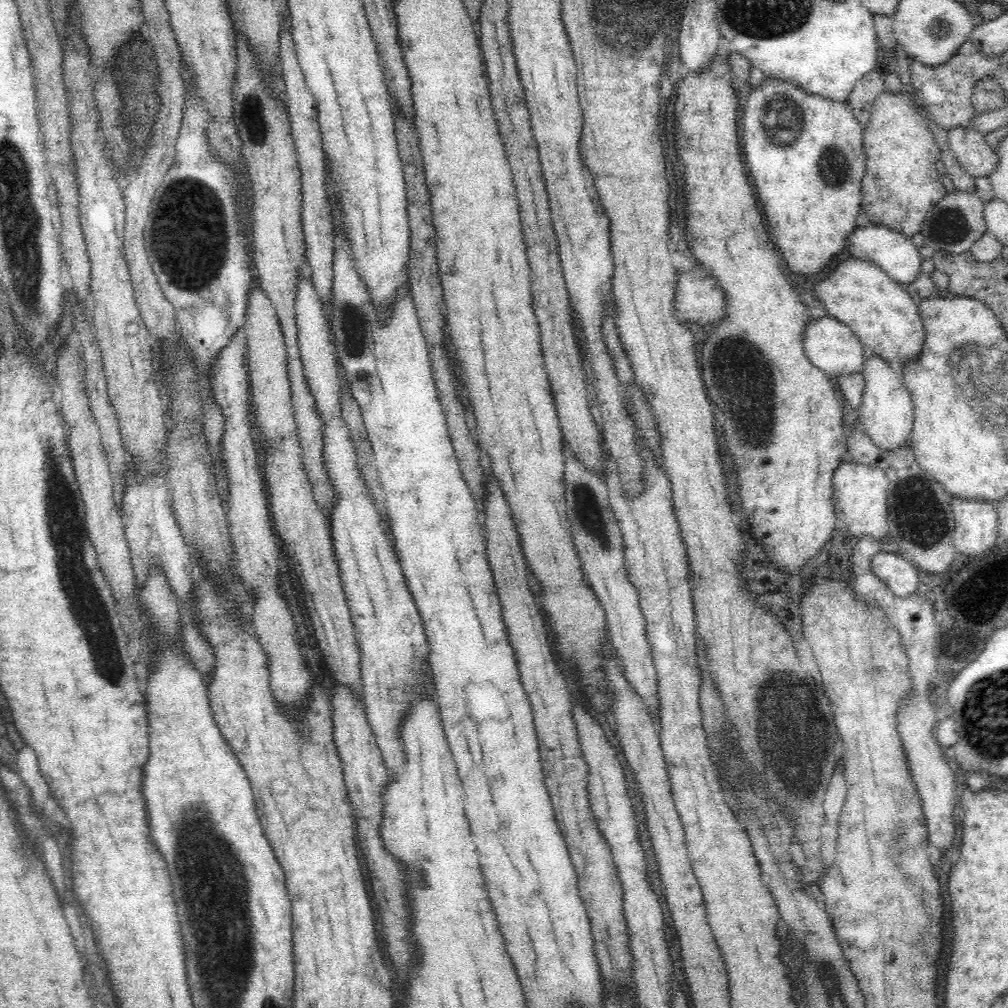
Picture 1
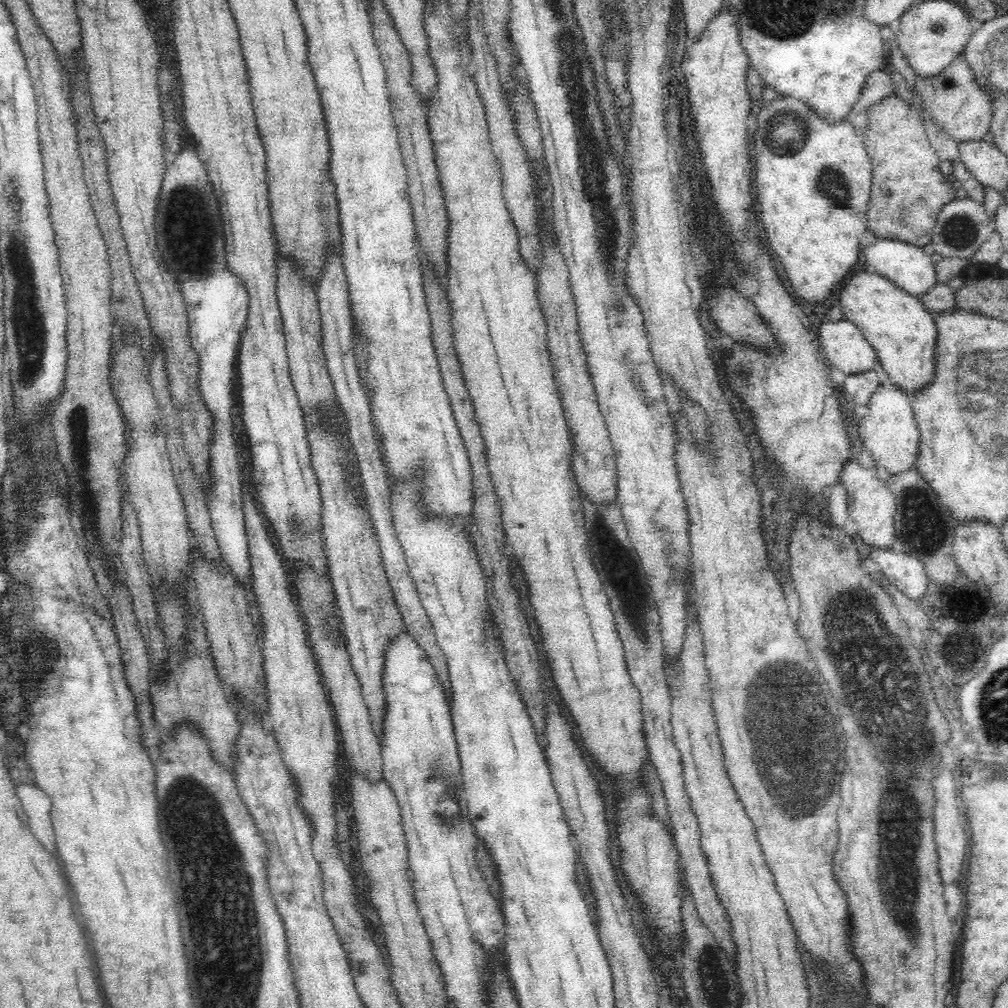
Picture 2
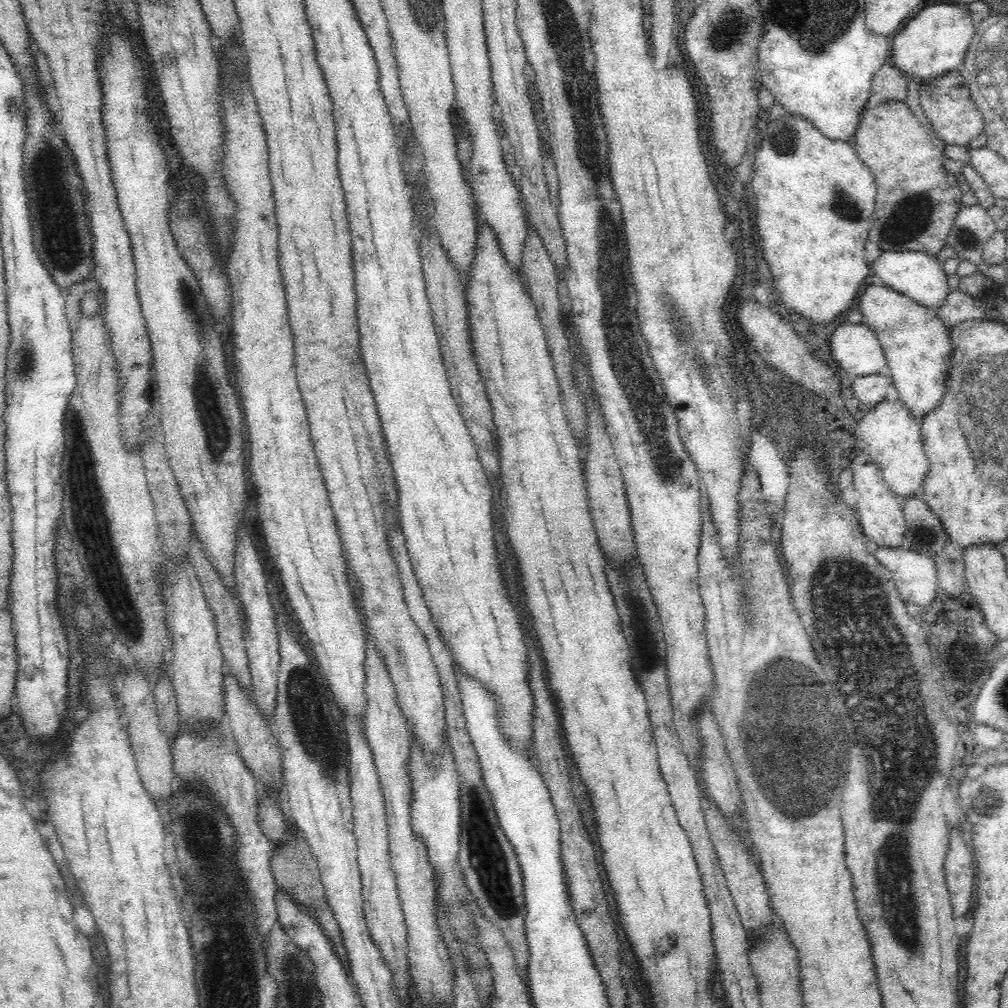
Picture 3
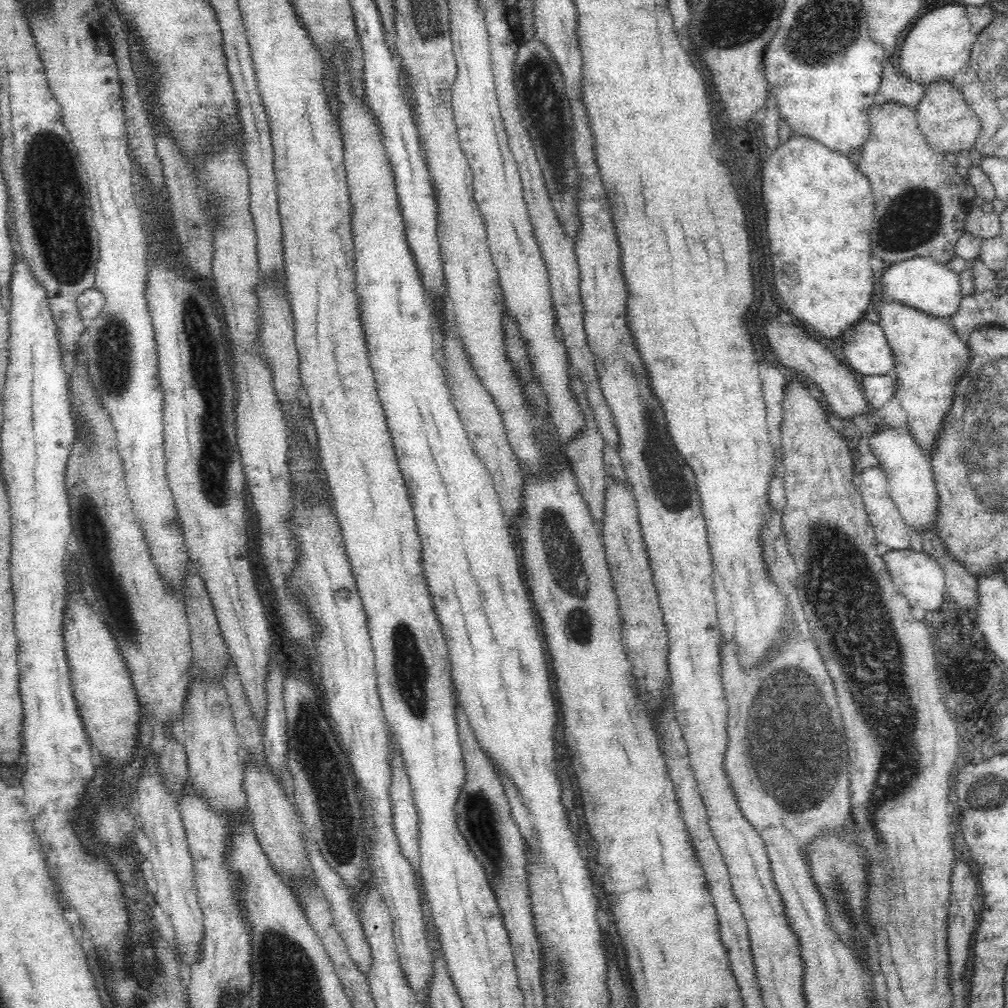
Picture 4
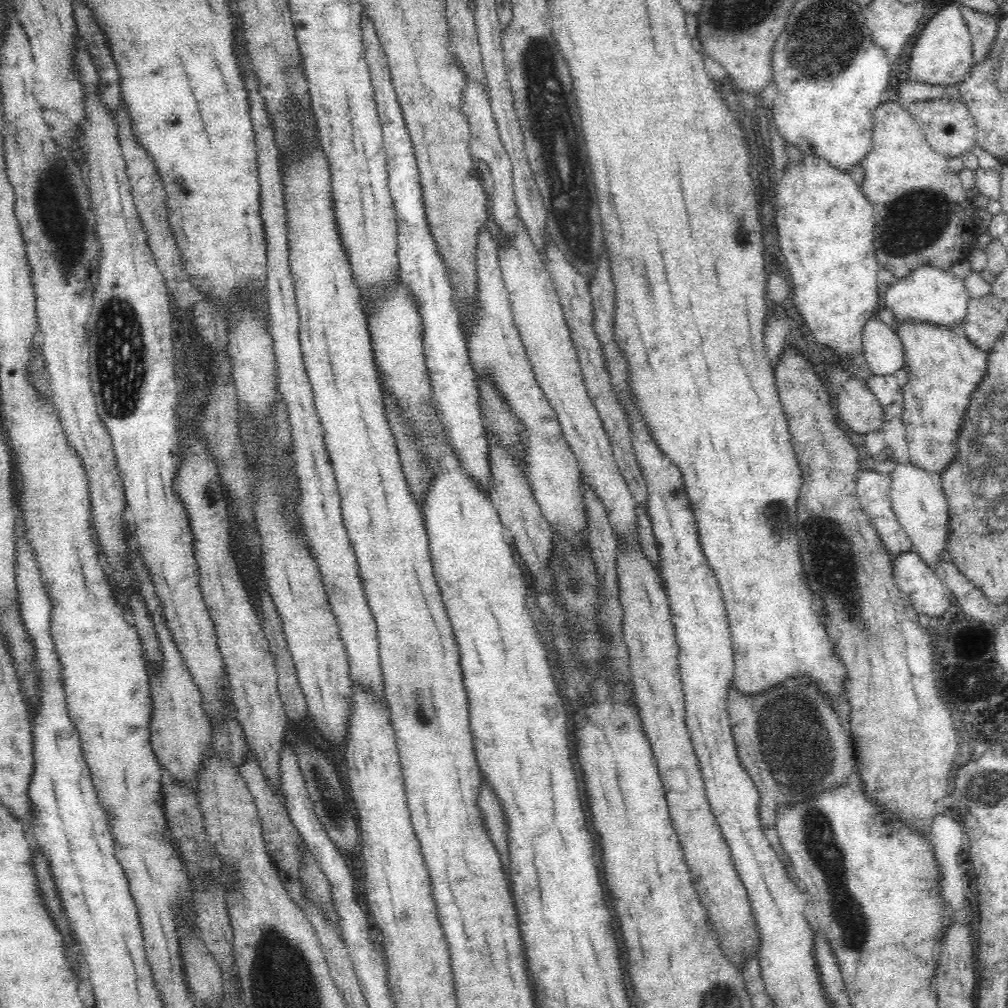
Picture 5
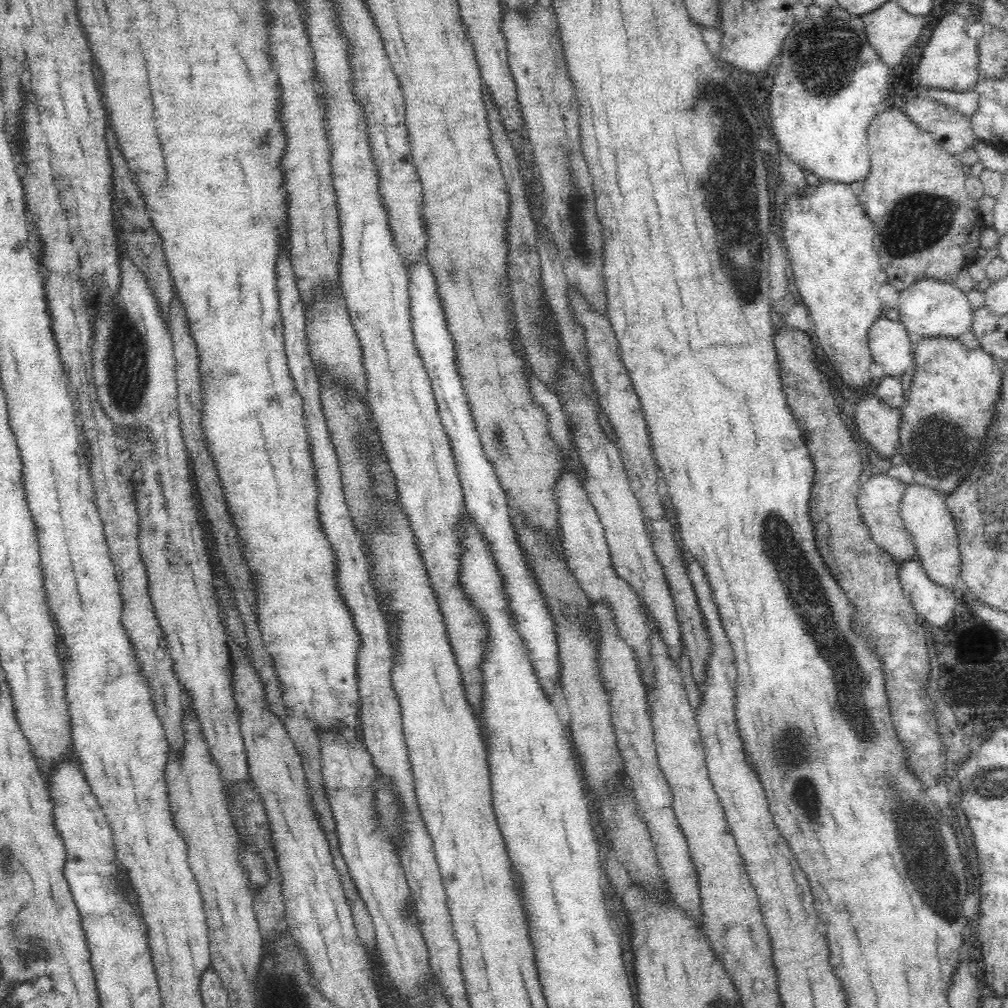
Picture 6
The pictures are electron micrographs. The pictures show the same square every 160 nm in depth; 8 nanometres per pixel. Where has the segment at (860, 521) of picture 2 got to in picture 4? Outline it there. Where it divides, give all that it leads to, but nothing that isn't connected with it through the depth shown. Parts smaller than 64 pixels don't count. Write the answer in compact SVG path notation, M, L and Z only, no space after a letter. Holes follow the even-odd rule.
M879 466L865 468L861 472L859 491L869 523L875 529L876 542L892 550L908 549L910 528L890 498L884 470Z

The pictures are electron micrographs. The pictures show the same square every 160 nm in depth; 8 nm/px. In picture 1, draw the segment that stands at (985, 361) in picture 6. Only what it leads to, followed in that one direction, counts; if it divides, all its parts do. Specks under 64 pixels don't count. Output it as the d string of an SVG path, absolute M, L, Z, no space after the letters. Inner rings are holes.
M844 258L826 278L822 278L818 282L812 279L808 284L810 284L814 298L824 303L826 316L848 326L868 351L876 353L888 362L898 360L900 364L908 364L908 360L912 360L920 354L920 346L924 344L924 328L918 305L908 295L904 286L889 278L878 266L865 259Z

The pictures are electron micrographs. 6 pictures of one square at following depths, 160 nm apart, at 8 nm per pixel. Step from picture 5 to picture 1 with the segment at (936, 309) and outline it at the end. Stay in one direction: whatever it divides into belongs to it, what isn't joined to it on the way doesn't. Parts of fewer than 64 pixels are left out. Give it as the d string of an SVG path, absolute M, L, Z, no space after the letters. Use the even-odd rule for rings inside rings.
M870 222L869 226L856 226L848 234L845 247L850 257L870 261L878 266L889 278L902 286L912 283L921 272L922 259L918 255L918 247L911 242L910 238L883 224Z

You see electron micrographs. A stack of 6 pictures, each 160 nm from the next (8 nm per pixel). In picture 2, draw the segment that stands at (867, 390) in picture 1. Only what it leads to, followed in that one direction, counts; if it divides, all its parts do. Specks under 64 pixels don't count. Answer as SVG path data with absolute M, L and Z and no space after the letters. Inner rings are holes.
M881 384L868 401L868 412L858 420L862 446L872 453L872 458L876 460L878 466L882 466L891 474L914 467L918 454L920 435L913 415L911 399L910 395L893 384L890 386Z

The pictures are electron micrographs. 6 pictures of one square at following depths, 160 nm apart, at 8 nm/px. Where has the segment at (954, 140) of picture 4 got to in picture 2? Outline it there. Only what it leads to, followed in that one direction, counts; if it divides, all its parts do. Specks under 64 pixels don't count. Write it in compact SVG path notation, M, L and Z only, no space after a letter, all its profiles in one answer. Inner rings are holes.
M963 52L936 76L915 76L915 90L926 105L930 116L942 130L950 135L956 142L968 140L980 141L991 127L993 117L993 102L988 92L982 90L977 82L972 67L966 63Z

